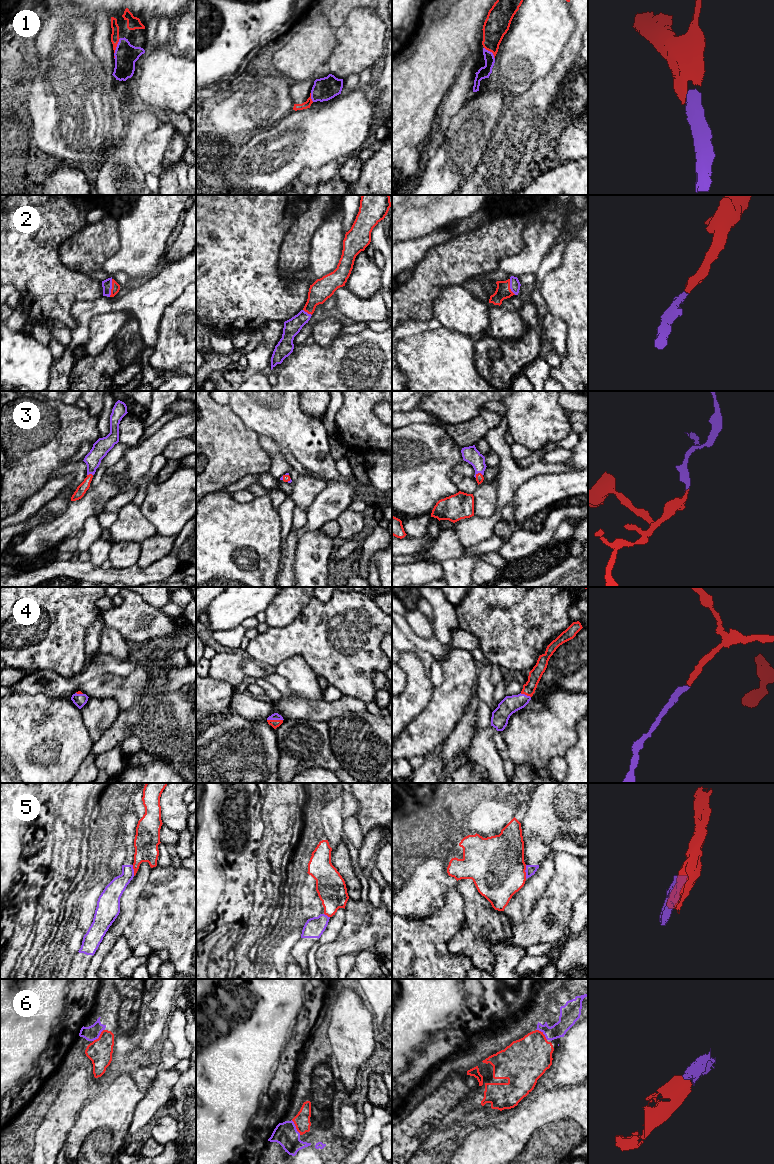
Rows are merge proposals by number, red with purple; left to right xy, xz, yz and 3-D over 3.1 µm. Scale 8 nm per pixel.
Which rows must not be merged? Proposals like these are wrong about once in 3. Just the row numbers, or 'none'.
5

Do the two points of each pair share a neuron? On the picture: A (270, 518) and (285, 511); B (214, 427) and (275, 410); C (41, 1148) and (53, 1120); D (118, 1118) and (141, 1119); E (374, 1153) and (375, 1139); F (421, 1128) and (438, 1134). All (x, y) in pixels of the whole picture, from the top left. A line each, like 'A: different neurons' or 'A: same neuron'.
A: different neurons
B: different neurons
C: same neuron
D: different neurons
E: different neurons
F: different neurons

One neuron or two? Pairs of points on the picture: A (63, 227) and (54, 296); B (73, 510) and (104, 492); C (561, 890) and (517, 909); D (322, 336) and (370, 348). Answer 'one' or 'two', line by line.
A: one
B: one
C: two
D: two

